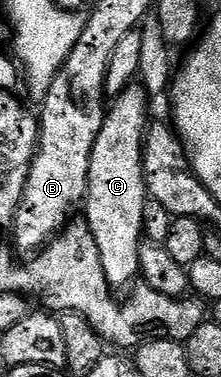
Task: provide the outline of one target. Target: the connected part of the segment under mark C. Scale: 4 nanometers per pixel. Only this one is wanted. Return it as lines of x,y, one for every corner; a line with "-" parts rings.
134,82
127,86
127,90
123,90
123,94
112,97
111,103
108,105
105,117
103,118
103,130
99,130
99,138
95,138
95,150
91,150
91,166
89,167
89,191
85,193
83,201
83,209
85,208
84,223
89,225
91,234
95,238
95,246
99,248
99,262
103,264
103,274
107,278
109,287
114,290
120,290
121,287
132,285
138,279
141,267
139,266
139,254
143,243
143,233
145,224
143,220
144,204
147,199
145,190
145,133
151,123
151,109
149,106
149,96
140,83

